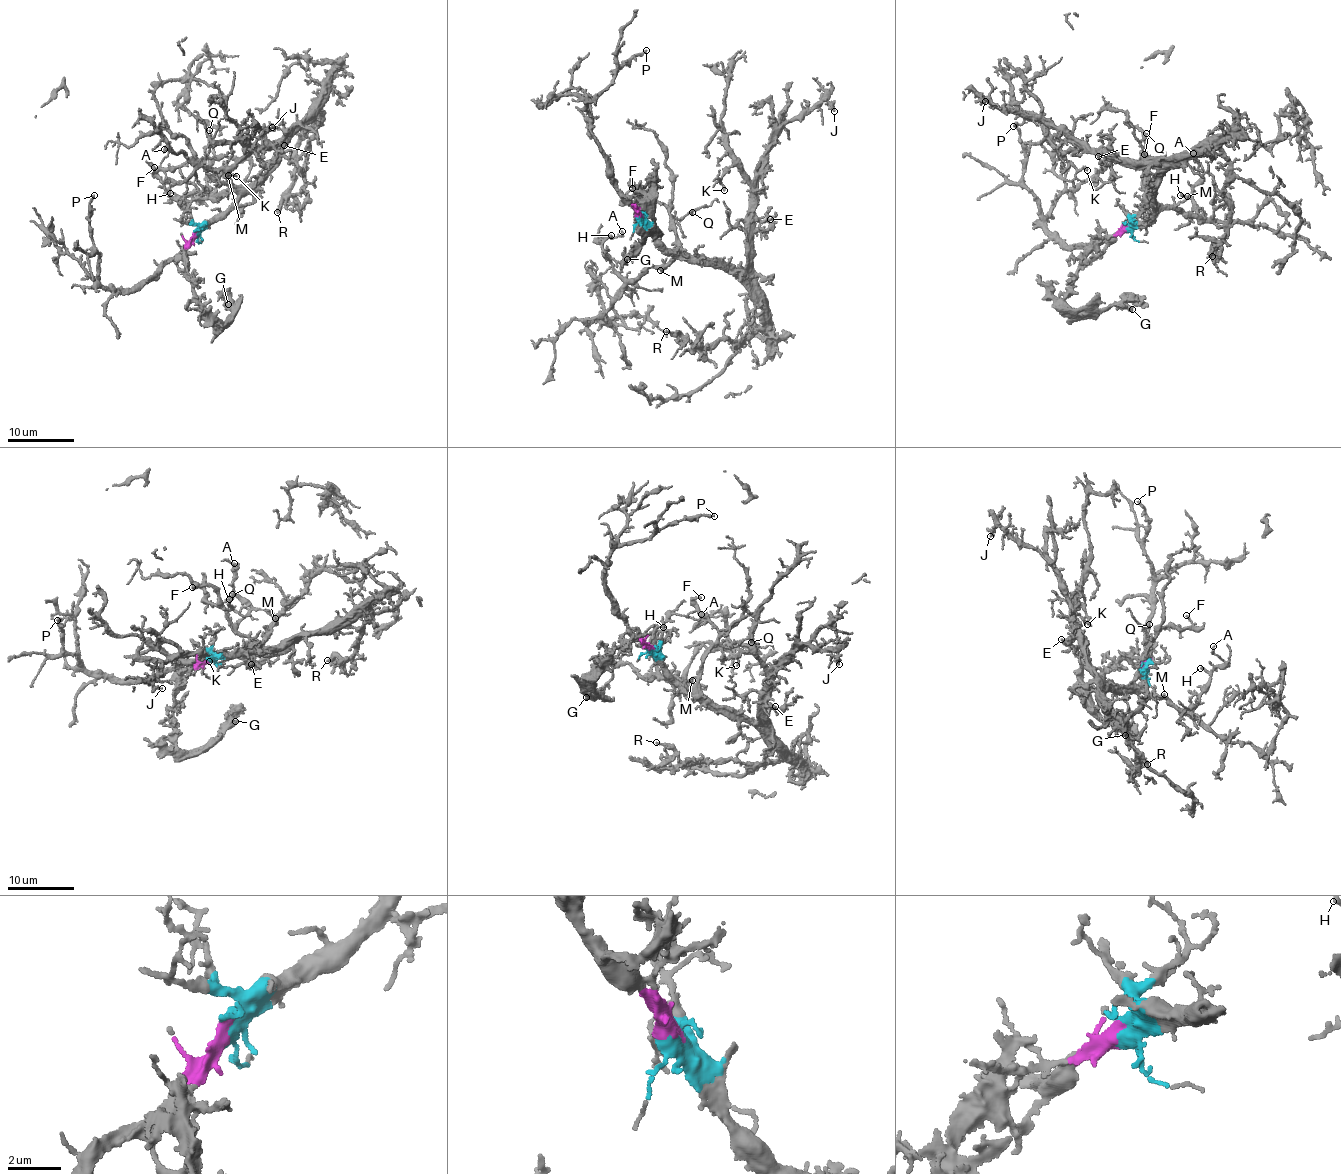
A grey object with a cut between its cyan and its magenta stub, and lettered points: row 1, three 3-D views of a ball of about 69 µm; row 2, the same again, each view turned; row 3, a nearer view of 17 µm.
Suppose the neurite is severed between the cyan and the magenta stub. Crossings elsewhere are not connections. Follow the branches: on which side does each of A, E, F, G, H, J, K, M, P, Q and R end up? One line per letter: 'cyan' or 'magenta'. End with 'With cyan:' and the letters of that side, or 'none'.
A: cyan
E: cyan
F: cyan
G: magenta
H: cyan
J: cyan
K: cyan
M: cyan
P: magenta
Q: cyan
R: cyan
With cyan: A, E, F, H, J, K, M, Q, R

